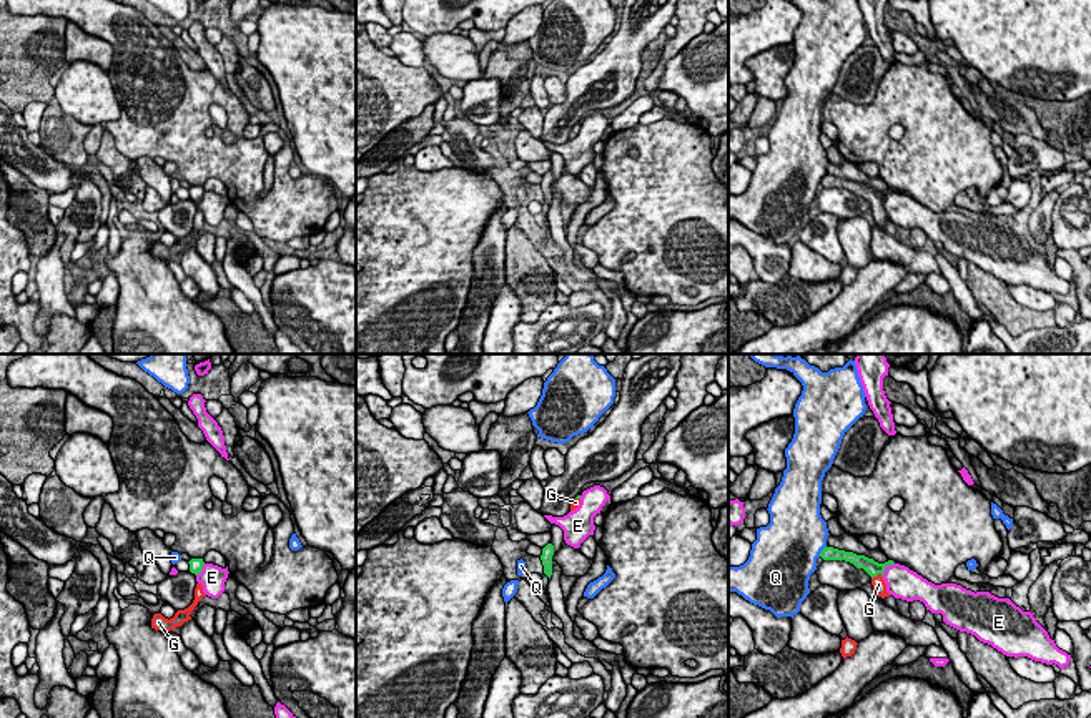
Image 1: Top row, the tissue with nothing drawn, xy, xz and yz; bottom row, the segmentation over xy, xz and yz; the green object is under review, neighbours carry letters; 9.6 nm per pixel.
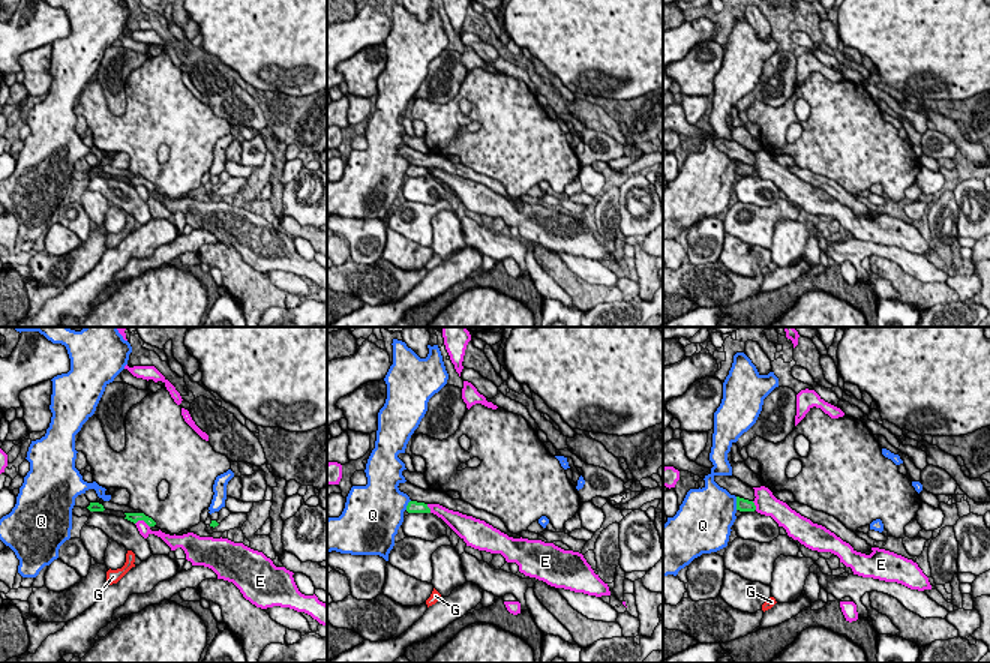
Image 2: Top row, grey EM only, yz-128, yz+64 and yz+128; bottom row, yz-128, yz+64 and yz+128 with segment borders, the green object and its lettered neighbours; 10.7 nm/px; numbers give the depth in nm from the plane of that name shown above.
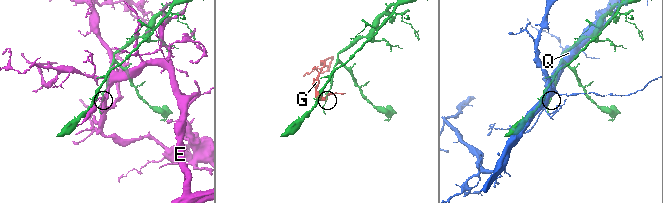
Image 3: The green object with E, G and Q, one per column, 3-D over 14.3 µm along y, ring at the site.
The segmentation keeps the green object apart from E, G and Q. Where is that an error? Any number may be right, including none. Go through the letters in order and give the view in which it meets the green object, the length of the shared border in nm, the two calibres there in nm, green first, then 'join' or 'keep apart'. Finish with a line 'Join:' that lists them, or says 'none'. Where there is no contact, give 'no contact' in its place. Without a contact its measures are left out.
E: meets green in yz; contact 190 nm long; 140 nm thick on the green side, 300 nm on the other; keep apart
G: meets green in yz; contact 120 nm long; 140 nm thick on the green side, 130 nm on the other; join
Q: meets green in yz; contact 130 nm long; 130 nm thick on the green side, 480 nm on the other; keep apart
Join: G

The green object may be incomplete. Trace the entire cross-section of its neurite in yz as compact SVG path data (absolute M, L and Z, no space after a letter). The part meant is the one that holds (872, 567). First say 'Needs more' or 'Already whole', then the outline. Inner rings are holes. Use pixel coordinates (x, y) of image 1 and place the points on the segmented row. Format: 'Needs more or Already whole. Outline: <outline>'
Needs more. Outline: M825 547L820 553L823 560L845 560L853 563L857 568L863 568L871 577L871 585L875 590L875 595L885 598L890 593L886 592L886 583L883 580L883 572L886 565L893 565L893 560L888 560L885 563L878 563L873 558L868 558L865 555L857 555L853 552L838 550L833 547Z

